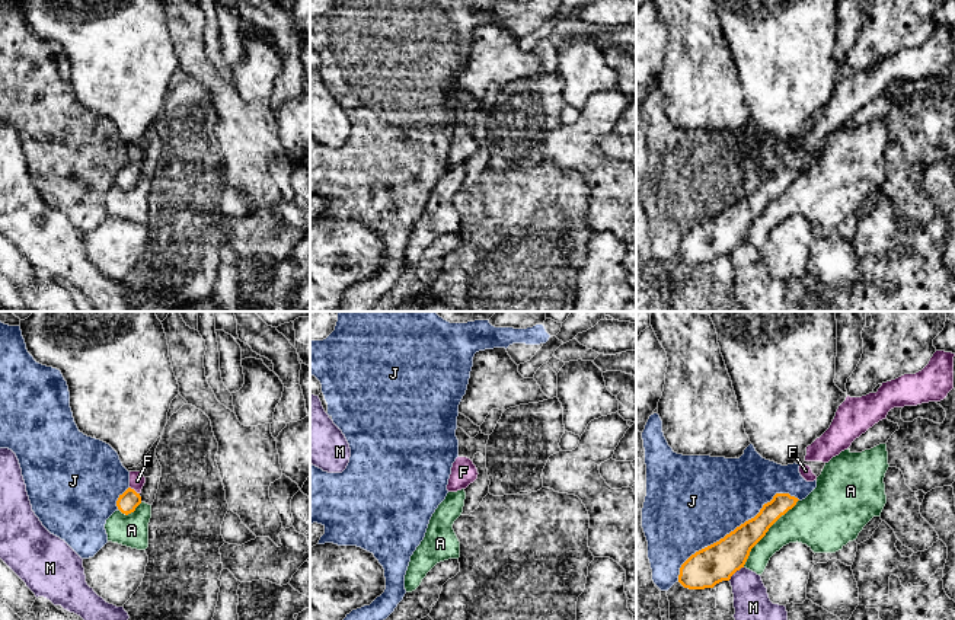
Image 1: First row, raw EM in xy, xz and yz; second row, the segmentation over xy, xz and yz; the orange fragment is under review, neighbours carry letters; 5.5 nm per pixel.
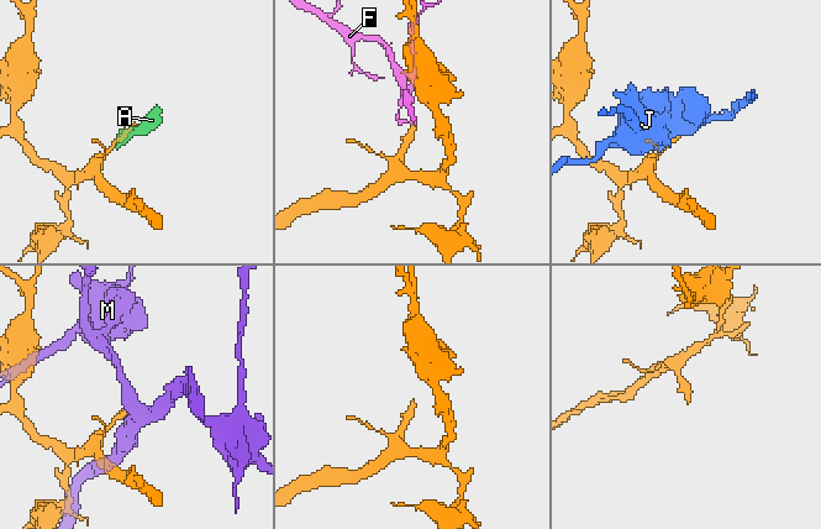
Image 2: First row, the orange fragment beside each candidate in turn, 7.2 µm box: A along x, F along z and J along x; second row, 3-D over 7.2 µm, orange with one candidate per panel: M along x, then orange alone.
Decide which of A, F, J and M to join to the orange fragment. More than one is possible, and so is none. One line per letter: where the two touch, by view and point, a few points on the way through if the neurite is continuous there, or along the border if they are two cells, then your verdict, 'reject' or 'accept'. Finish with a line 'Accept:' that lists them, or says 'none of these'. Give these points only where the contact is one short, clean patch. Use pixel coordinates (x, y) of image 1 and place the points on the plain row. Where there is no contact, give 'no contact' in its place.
A: yz (766, 205) | reject
F: xy (133, 163) | across xy (127, 176), (131, 172), (133, 163), (137, 154) | accept
J: yz (735, 203) | reject
M: yz (735, 245) | reject
Accept: F

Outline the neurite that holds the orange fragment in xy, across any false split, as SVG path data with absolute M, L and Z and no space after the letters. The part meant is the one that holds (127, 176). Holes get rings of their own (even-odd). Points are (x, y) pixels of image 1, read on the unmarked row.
M130 146L130 162L119 169L116 175L118 183L128 189L135 185L135 182L141 178L141 163L146 157L146 151L141 146Z

